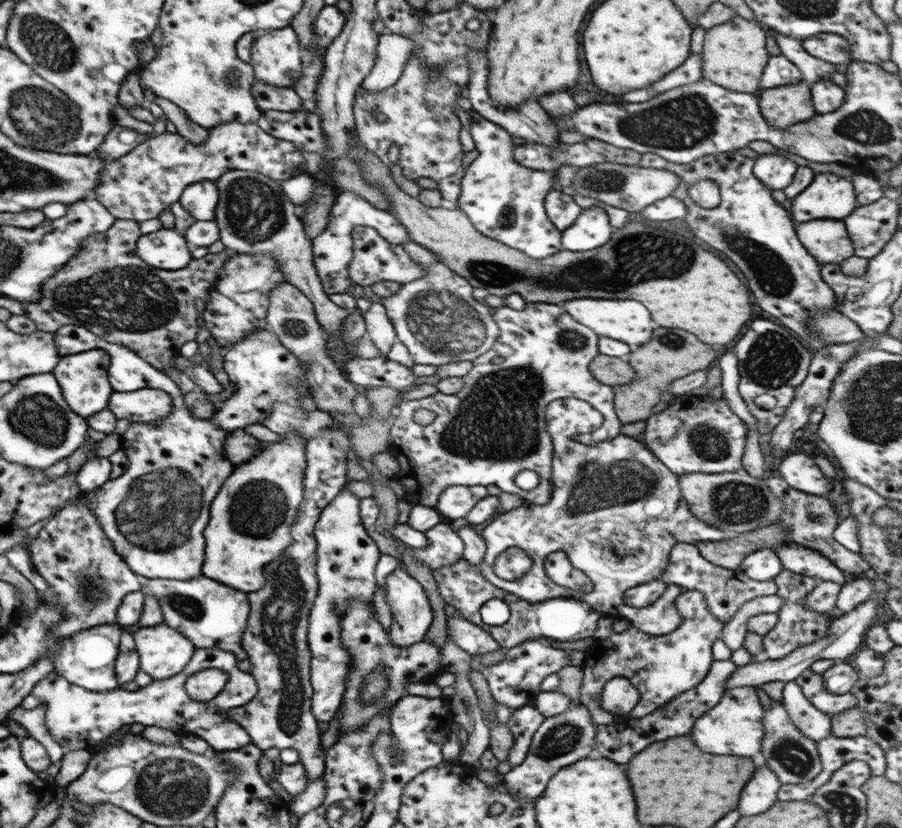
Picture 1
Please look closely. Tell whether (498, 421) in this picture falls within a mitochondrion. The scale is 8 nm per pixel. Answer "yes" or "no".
yes

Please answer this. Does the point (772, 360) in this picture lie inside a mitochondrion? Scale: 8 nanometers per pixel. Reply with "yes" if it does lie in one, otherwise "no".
yes

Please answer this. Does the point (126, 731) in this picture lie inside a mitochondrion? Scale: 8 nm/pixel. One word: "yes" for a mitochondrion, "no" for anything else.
no

